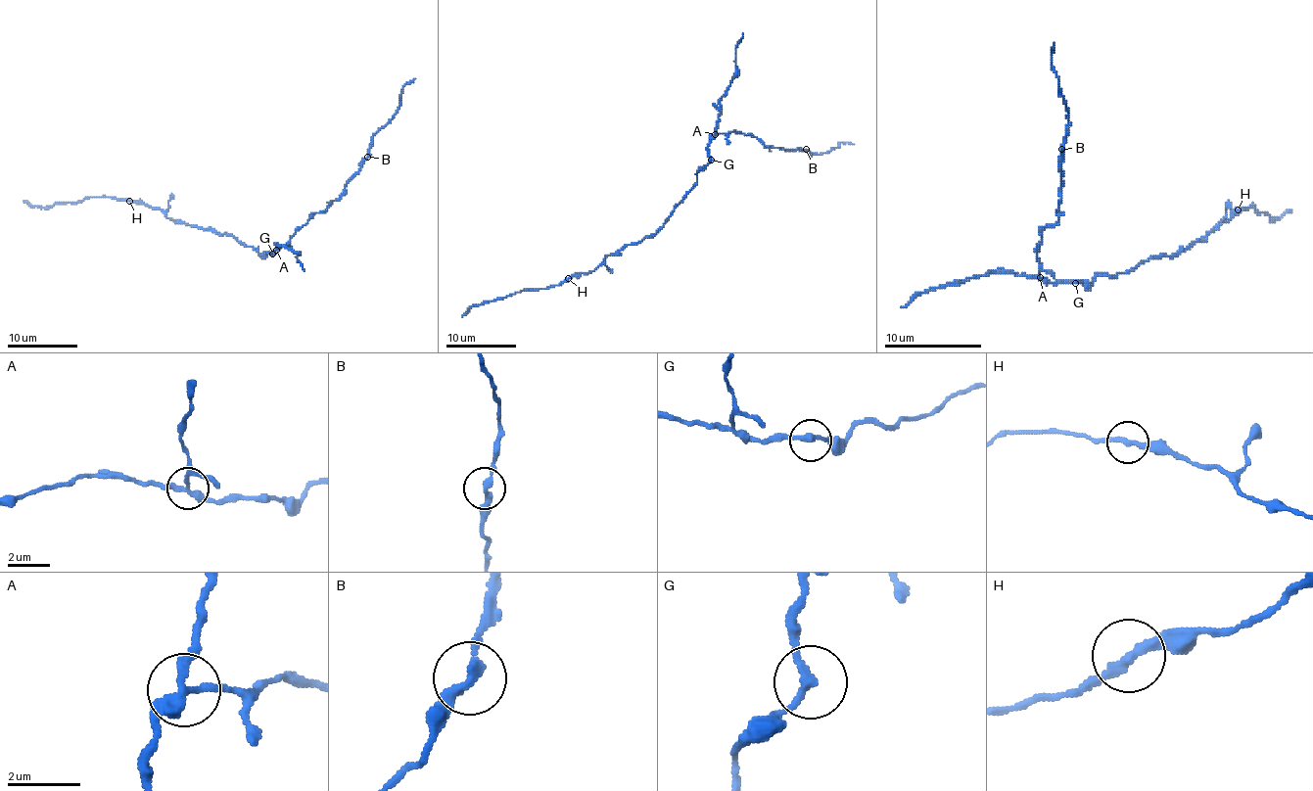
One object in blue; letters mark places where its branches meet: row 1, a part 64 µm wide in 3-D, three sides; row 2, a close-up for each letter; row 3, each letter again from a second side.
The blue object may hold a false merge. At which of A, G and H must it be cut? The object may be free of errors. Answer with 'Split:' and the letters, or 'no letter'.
Split: A

